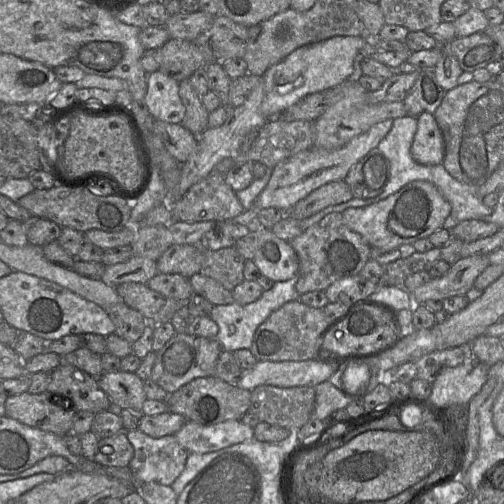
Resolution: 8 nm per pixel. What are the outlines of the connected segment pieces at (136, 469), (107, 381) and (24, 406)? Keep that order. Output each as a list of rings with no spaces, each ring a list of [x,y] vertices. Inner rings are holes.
[[[137,429],[126,431],[126,437],[134,448],[128,467],[139,483],[155,482],[171,486],[184,470],[189,452],[178,443],[174,435],[153,438]]]
[[[103,372],[98,377],[98,385],[109,398],[112,405],[128,409],[140,419],[142,406],[147,399],[143,380],[134,372]]]
[[[46,390],[39,394],[32,394],[26,391],[17,395],[7,395],[5,415],[30,427],[54,434],[66,435],[72,433],[72,425],[76,413],[72,408],[72,401],[69,399],[62,401],[58,397],[51,398],[49,393]]]

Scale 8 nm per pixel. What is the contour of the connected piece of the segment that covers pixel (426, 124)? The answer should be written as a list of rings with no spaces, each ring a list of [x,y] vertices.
[[[422,113],[416,118],[417,130],[411,146],[413,160],[422,165],[439,165],[444,158],[441,130],[432,114]]]

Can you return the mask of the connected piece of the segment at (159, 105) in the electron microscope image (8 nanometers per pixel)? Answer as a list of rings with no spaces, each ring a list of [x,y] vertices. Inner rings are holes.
[[[160,70],[147,74],[144,103],[155,120],[182,124],[185,107],[179,96],[179,82]]]

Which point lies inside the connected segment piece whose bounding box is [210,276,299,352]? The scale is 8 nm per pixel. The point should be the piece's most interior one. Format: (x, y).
(237, 323)

